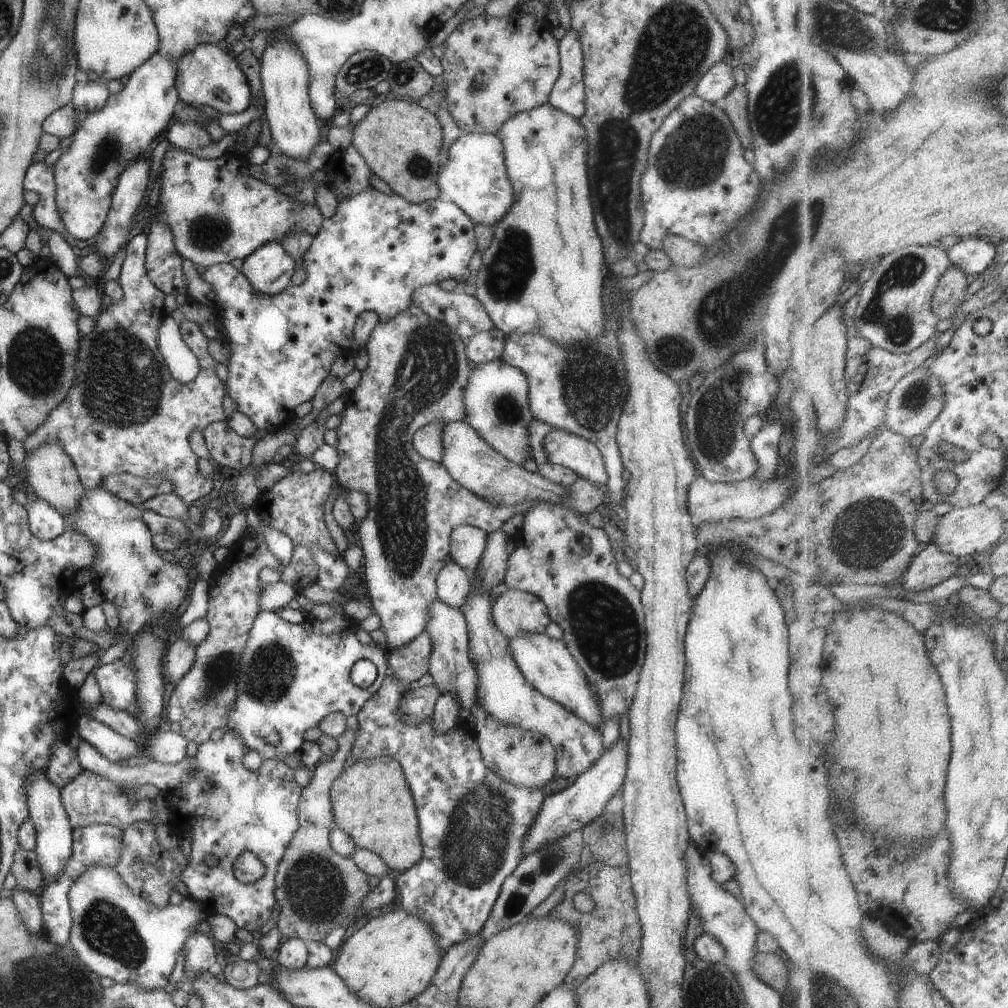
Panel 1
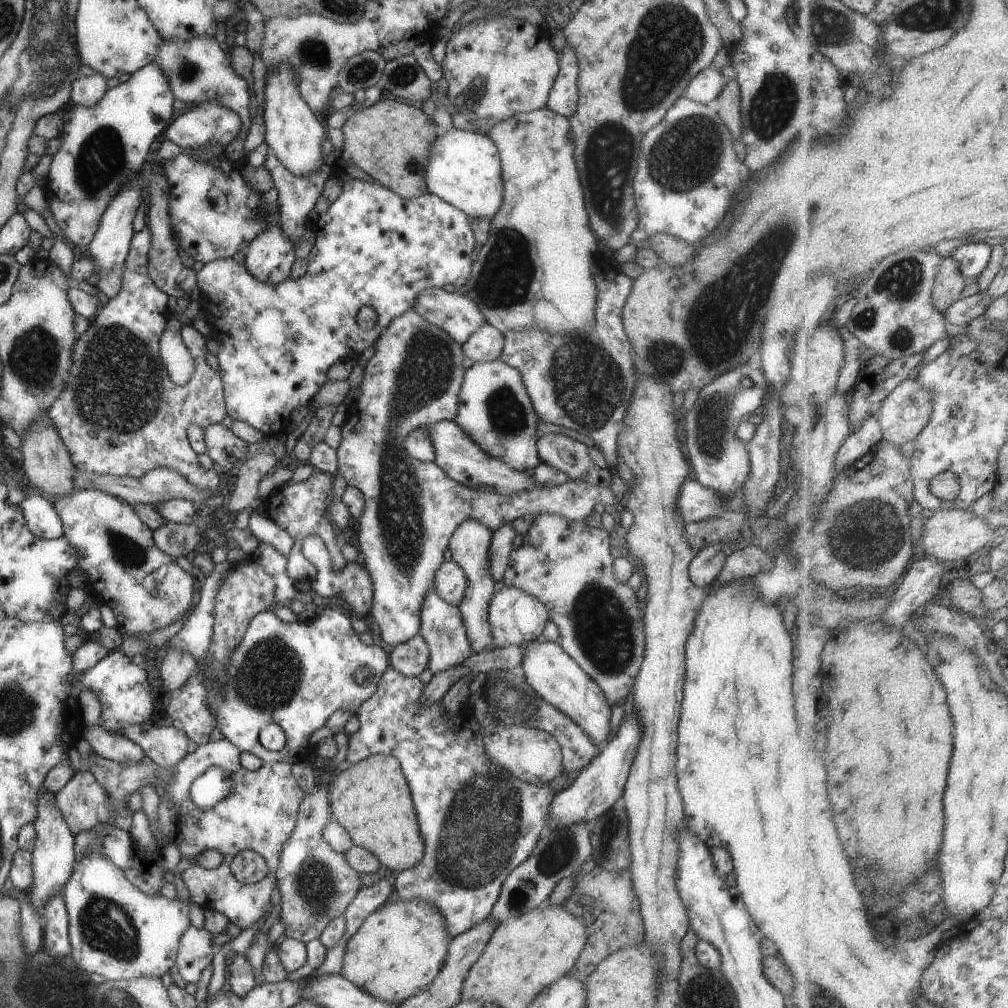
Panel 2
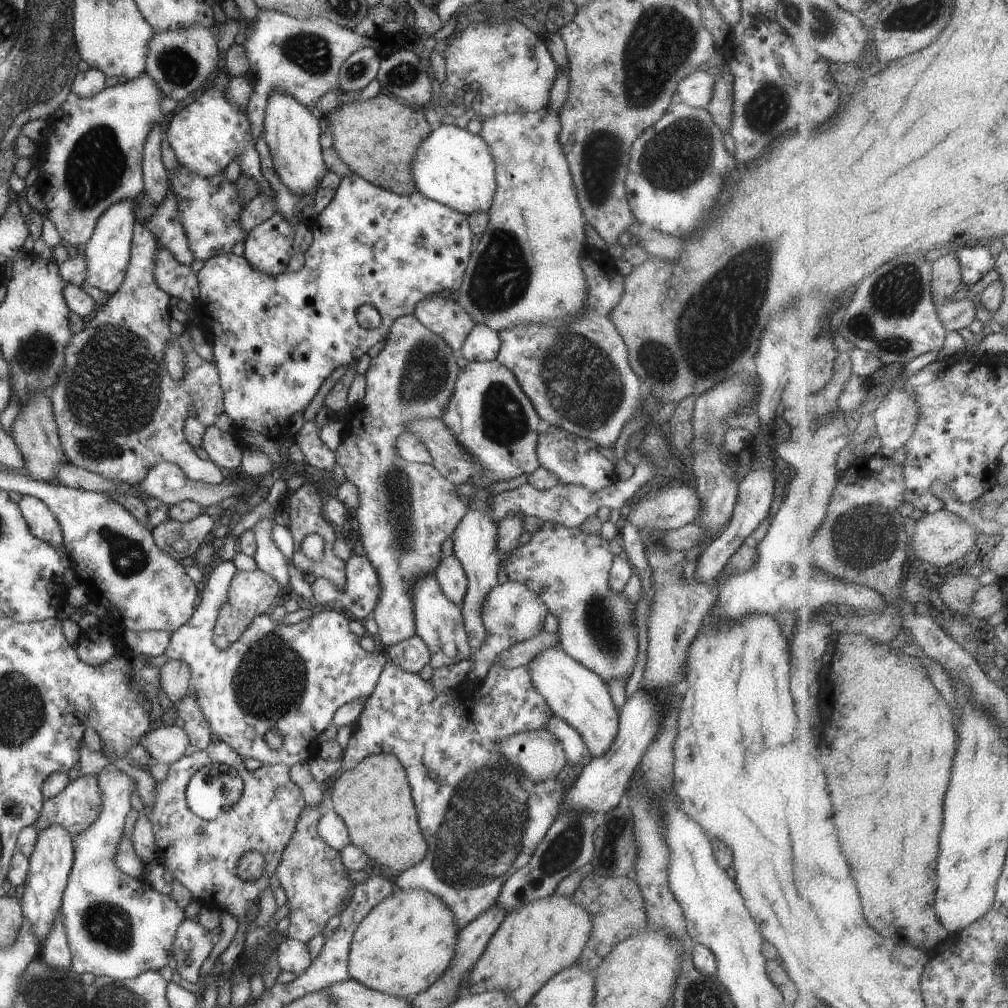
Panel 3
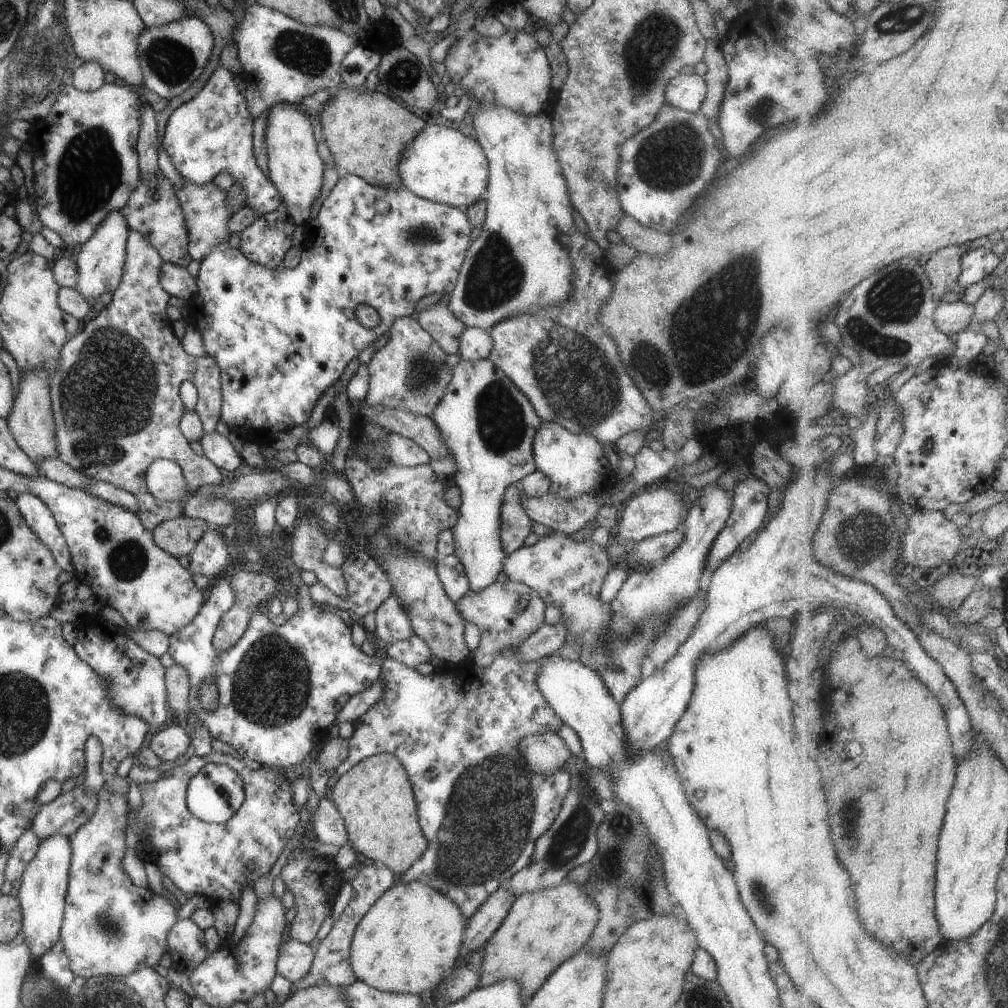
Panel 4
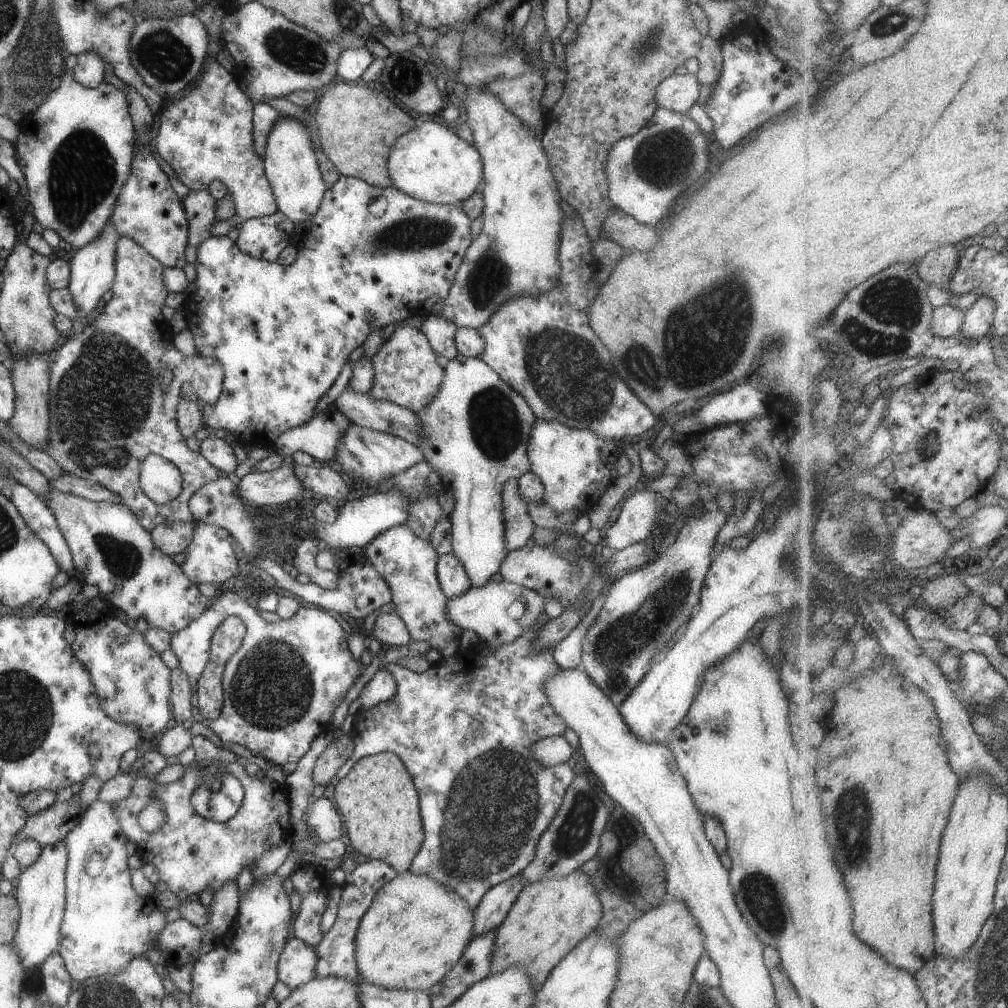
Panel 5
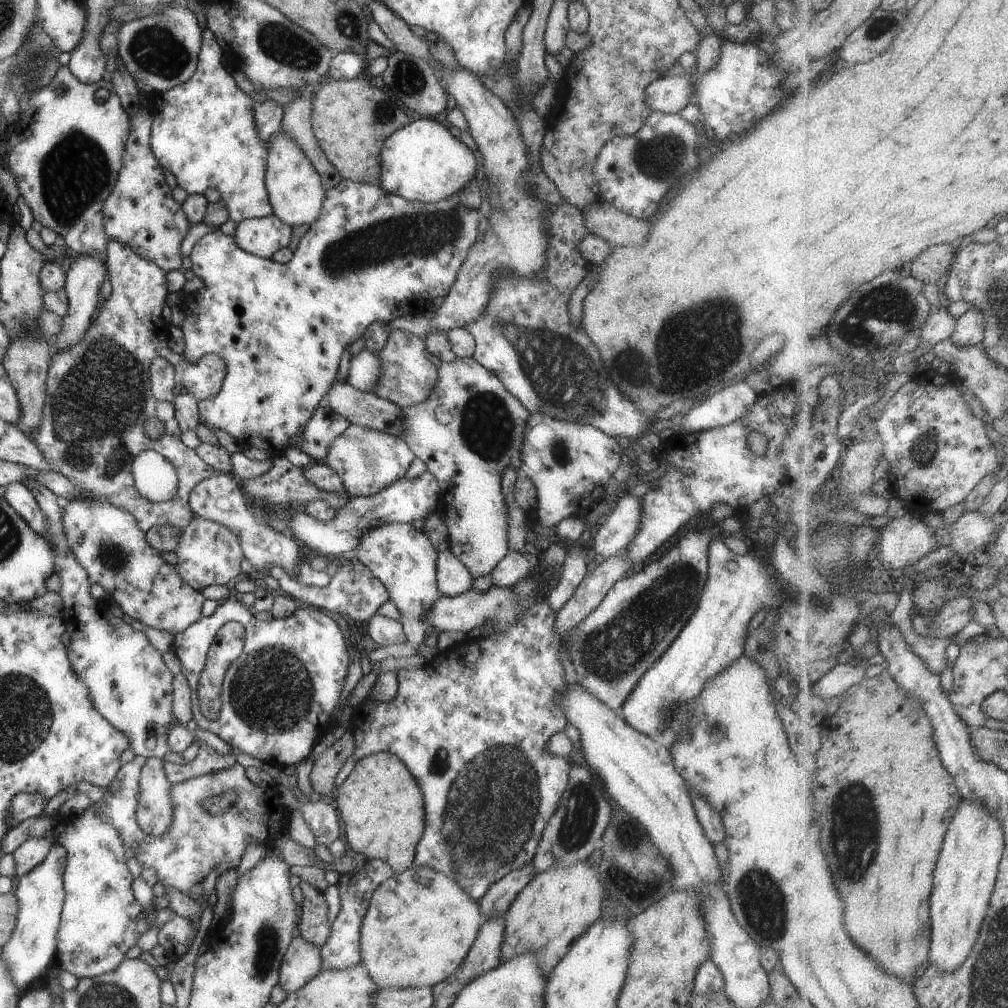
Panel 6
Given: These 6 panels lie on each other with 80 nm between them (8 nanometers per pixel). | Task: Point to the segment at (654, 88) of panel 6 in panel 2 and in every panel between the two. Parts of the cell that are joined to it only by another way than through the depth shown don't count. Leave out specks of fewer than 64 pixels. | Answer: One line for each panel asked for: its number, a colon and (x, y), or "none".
2: (703, 88)
3: (694, 90)
4: (686, 93)
5: (677, 93)

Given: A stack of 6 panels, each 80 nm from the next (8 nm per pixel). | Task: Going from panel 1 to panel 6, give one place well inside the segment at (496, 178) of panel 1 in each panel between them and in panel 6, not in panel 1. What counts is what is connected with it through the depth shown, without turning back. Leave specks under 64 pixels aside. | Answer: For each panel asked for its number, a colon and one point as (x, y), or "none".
2: (462, 169)
3: (451, 166)
4: (440, 164)
5: (429, 163)
6: (421, 161)

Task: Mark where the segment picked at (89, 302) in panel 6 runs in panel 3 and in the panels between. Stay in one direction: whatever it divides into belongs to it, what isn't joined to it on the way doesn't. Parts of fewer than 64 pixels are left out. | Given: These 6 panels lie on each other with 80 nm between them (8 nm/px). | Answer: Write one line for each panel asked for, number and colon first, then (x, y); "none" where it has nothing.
3: (106, 252)
4: (98, 265)
5: (91, 272)

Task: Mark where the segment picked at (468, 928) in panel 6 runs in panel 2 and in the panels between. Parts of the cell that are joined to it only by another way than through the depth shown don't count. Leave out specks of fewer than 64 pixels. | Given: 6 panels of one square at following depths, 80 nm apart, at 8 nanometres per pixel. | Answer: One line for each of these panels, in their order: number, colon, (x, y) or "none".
2: (396, 952)
3: (404, 943)
4: (409, 939)
5: (415, 929)

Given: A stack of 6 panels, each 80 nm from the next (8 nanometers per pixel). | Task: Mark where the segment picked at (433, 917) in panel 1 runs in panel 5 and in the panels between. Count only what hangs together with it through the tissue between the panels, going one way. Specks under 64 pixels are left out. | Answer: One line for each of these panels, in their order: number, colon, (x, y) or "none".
2: (478, 822)
3: (481, 817)
4: (481, 808)
5: (464, 728)

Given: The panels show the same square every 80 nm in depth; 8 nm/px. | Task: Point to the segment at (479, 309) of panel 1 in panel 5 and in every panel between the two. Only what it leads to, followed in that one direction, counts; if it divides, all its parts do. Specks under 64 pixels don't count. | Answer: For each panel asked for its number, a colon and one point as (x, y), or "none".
2: (457, 316)
3: (443, 317)
4: (443, 328)
5: (439, 334)

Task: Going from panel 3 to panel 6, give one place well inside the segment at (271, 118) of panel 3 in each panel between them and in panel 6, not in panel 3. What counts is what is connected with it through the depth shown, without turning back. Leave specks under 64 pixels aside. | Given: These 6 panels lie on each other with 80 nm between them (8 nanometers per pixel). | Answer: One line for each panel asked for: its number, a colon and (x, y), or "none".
4: (293, 166)
5: (290, 167)
6: (294, 192)

